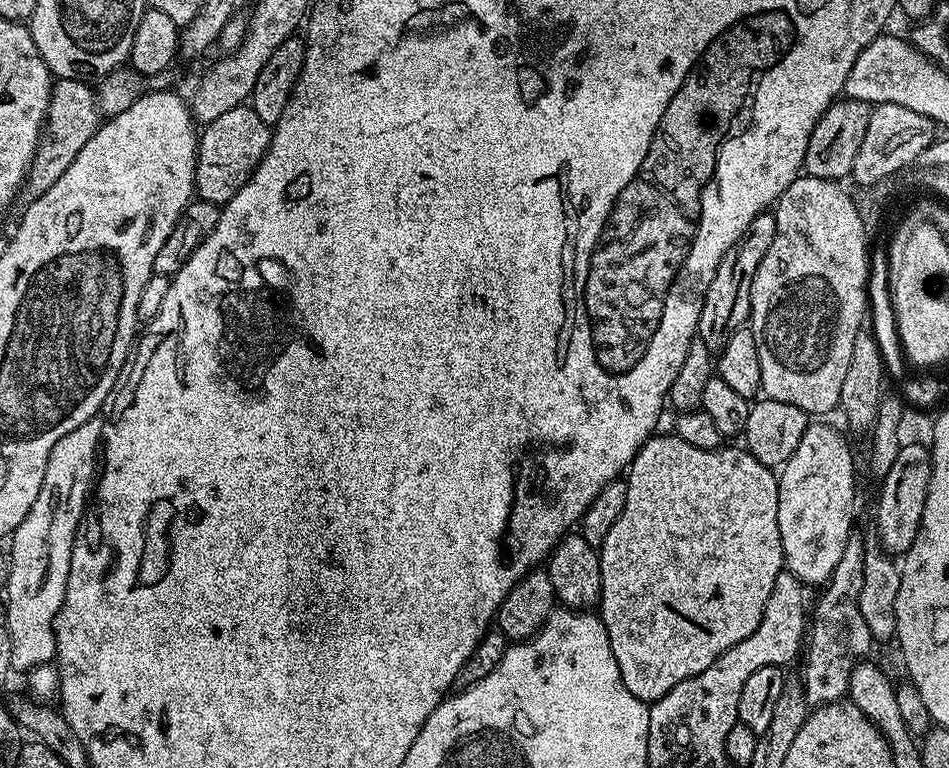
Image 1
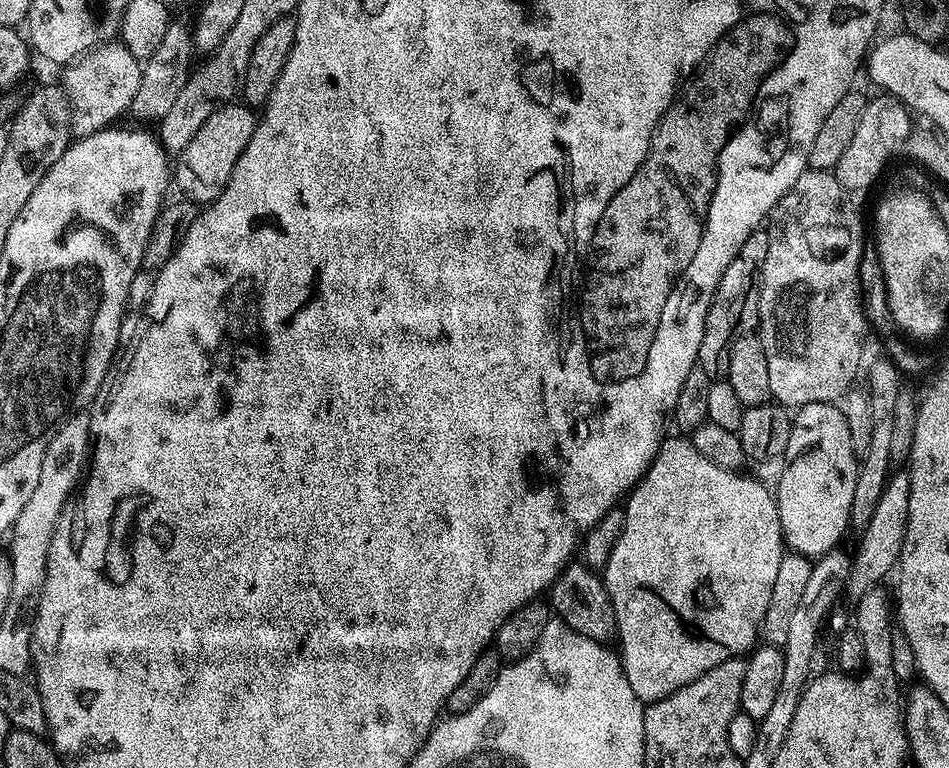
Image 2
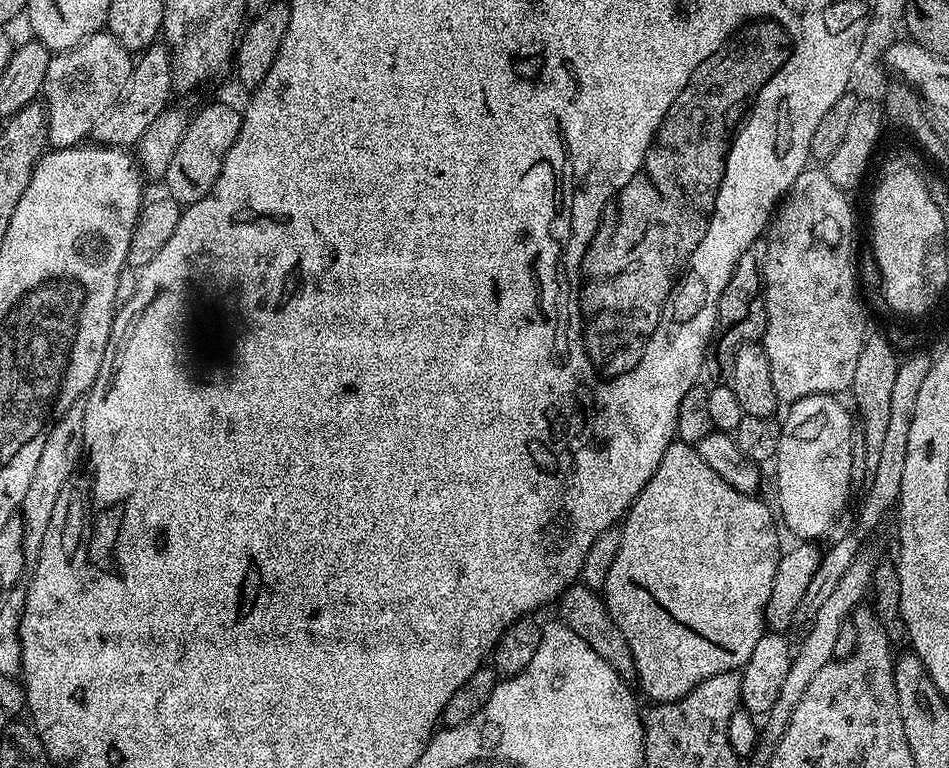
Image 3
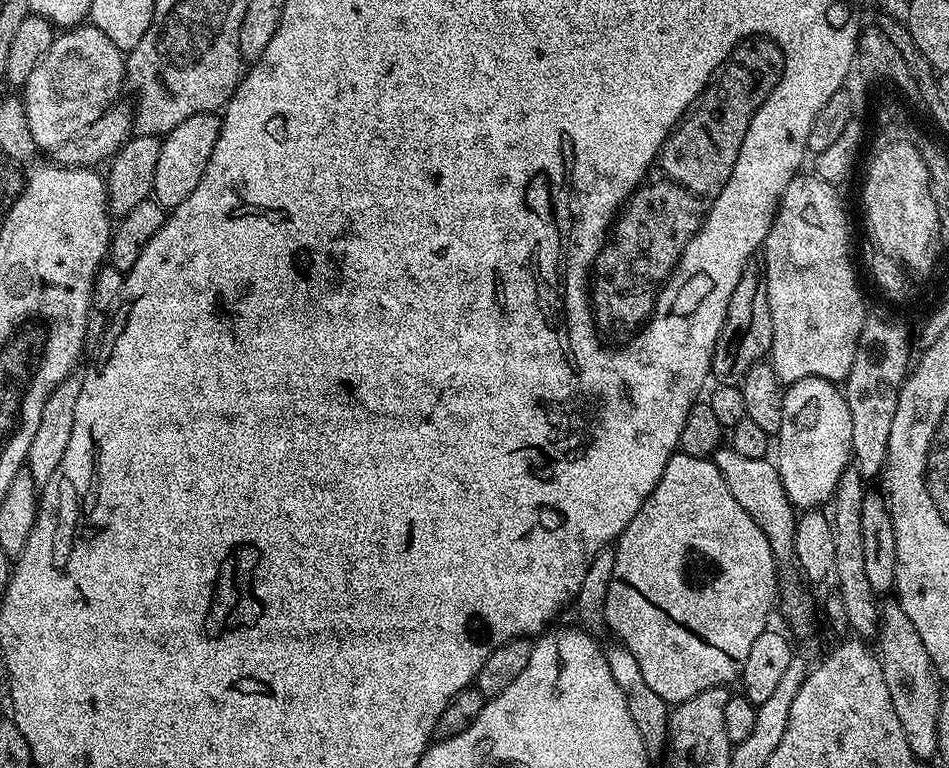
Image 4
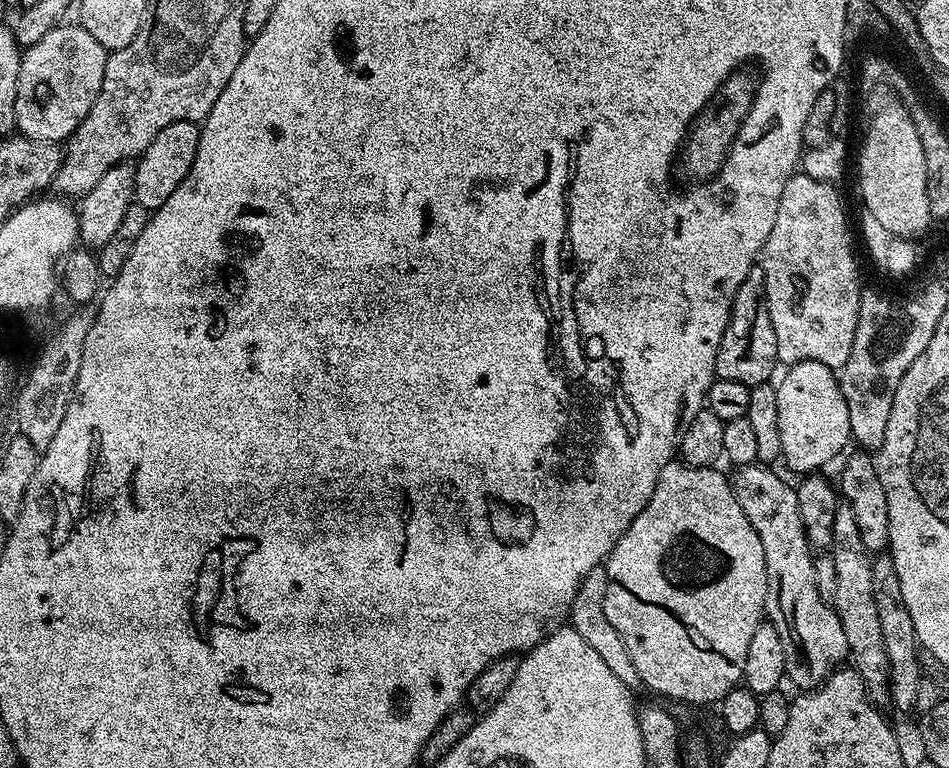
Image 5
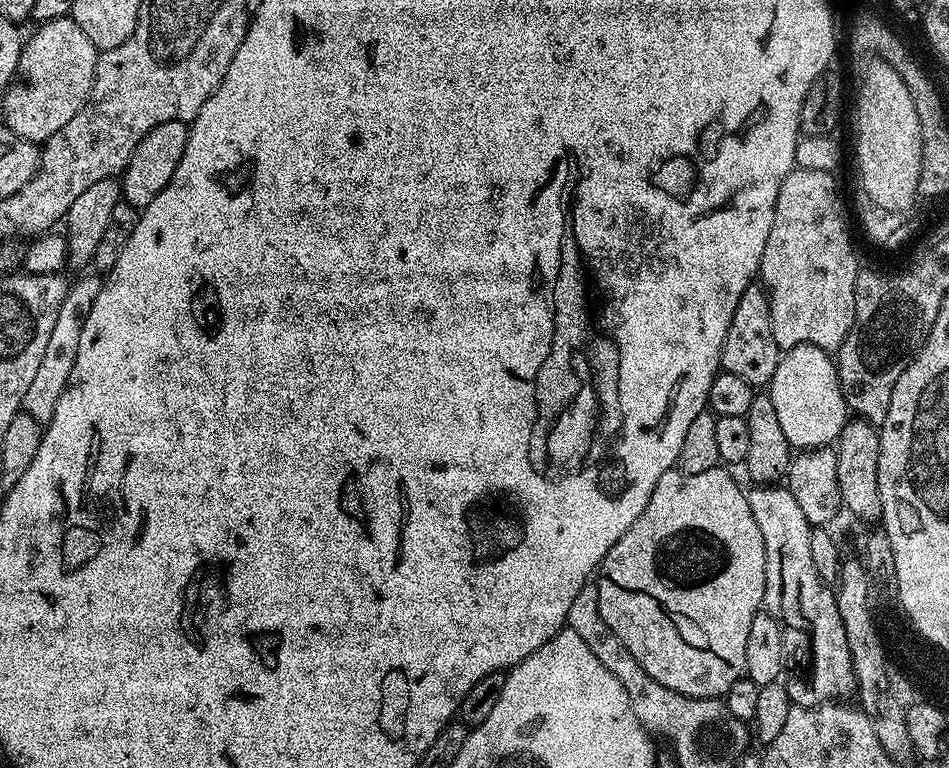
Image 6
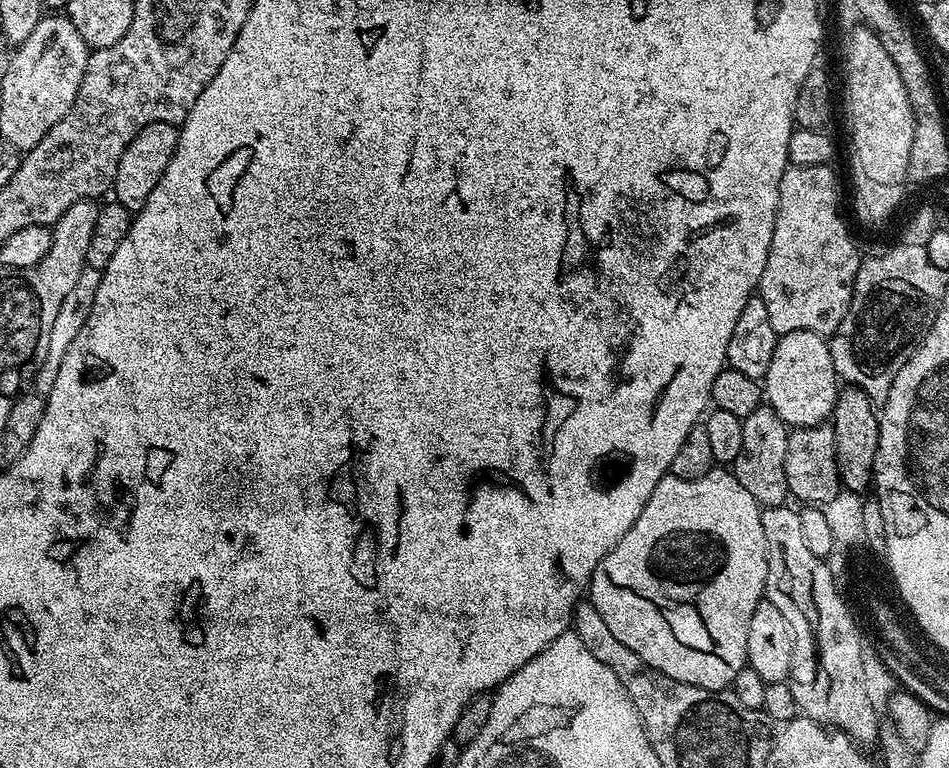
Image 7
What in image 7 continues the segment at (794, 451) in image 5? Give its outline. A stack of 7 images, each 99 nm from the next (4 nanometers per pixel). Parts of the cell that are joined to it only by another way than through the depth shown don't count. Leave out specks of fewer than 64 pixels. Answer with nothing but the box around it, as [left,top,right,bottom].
[762,330,838,428]

